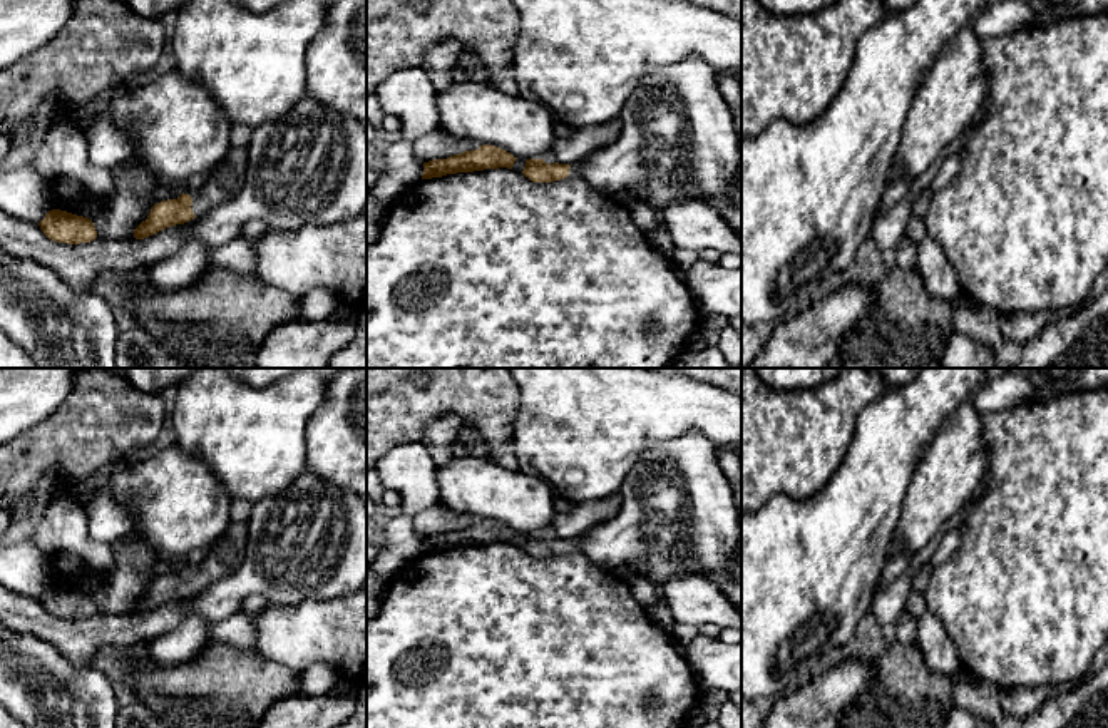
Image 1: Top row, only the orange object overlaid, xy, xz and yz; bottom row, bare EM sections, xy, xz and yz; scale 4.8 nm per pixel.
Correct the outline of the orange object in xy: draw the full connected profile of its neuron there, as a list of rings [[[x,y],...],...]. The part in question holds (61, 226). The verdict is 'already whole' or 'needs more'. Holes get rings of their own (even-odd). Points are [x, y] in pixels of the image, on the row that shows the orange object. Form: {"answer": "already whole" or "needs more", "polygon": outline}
{"answer": "already whole", "polygon": [[[60,209],[49,211],[38,226],[49,239],[57,243],[80,244],[97,238],[95,226],[89,218]]]}

